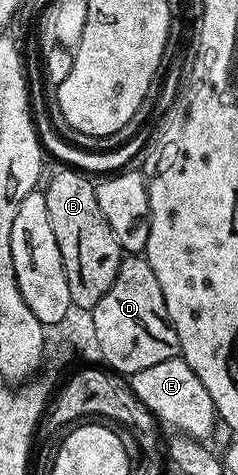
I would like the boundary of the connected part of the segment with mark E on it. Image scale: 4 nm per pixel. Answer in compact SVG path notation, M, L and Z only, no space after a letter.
M184 358L159 361L148 369L140 369L140 373L129 376L128 379L134 396L158 420L159 424L166 423L175 432L181 433L189 438L206 441L213 436L215 426L219 422L218 410L214 408L212 397L208 389L204 389L204 381L192 373L192 365Z

